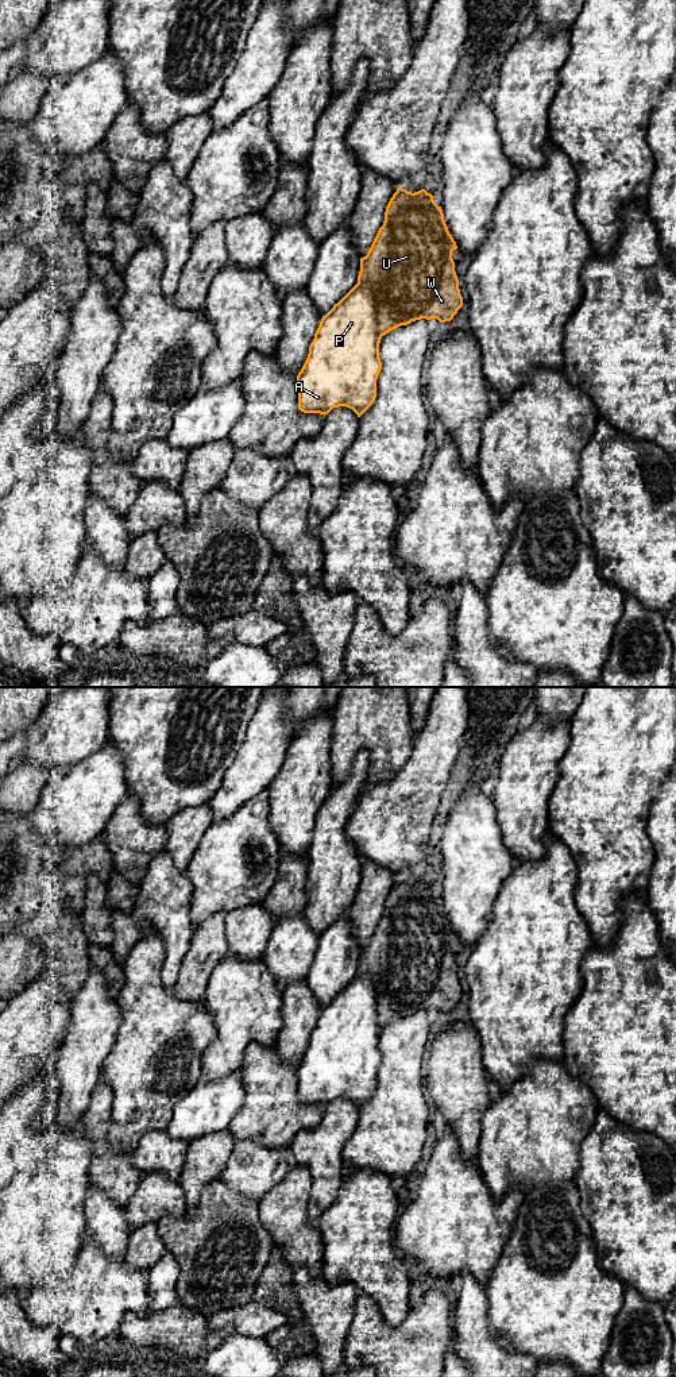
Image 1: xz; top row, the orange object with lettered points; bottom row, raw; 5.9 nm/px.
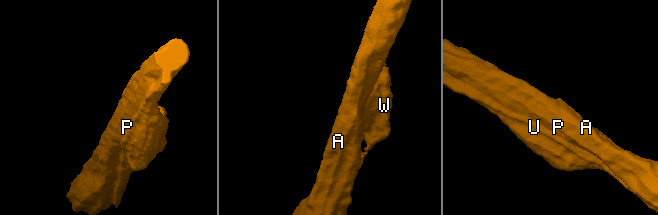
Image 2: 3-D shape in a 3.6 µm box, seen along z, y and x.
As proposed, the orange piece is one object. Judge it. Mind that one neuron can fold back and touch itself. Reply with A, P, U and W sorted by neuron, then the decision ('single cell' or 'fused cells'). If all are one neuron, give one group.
A P / U W | fused cells

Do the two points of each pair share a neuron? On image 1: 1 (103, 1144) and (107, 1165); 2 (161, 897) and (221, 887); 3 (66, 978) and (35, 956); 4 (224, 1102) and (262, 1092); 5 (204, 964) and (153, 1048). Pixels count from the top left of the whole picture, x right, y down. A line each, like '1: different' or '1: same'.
1: same
2: different
3: different
4: different
5: different

